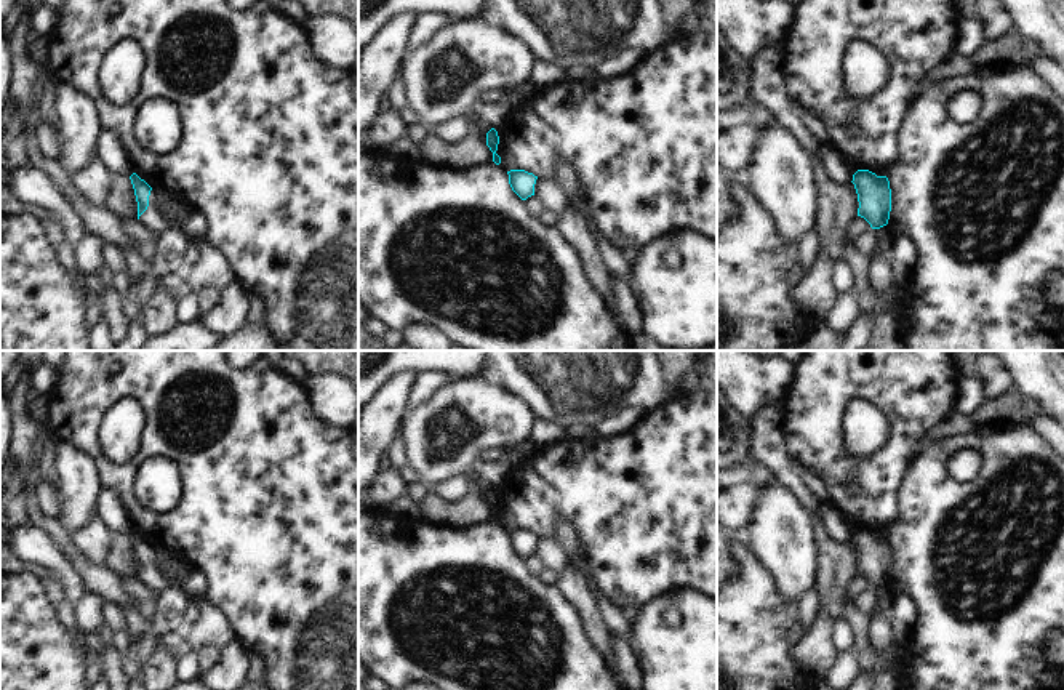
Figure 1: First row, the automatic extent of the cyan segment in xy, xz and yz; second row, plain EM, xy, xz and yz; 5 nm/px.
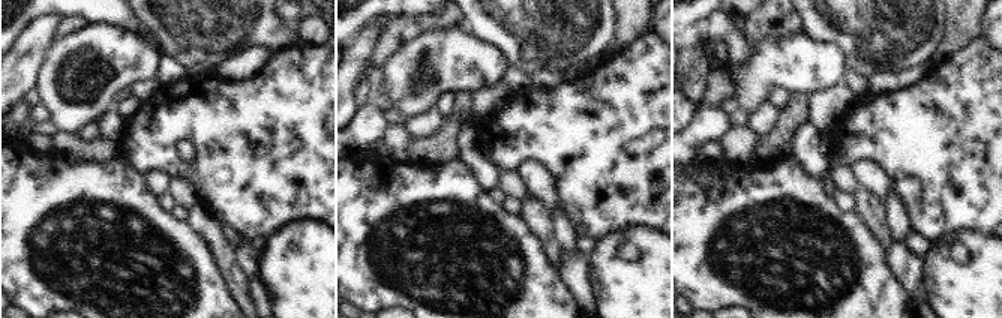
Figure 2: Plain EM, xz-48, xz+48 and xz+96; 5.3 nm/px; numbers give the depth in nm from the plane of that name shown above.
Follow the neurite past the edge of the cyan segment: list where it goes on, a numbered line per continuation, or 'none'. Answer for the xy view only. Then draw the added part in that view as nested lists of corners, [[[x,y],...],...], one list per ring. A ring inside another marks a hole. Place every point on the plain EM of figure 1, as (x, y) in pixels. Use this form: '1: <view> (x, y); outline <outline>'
1: xy (151, 577); outline [[[149,554],[149,565],[139,575],[139,580],[150,588],[155,594],[162,592],[170,586],[170,581],[162,575],[160,568],[155,565],[154,554]]]

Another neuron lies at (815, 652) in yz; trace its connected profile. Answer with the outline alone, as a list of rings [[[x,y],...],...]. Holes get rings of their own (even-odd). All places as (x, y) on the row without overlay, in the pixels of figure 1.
[[[819,610],[814,626],[792,645],[792,658],[816,679],[824,679],[837,658],[832,632],[834,620]]]

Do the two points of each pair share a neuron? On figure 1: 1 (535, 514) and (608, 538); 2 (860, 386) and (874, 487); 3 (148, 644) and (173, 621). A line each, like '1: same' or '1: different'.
1: same
2: same
3: same

